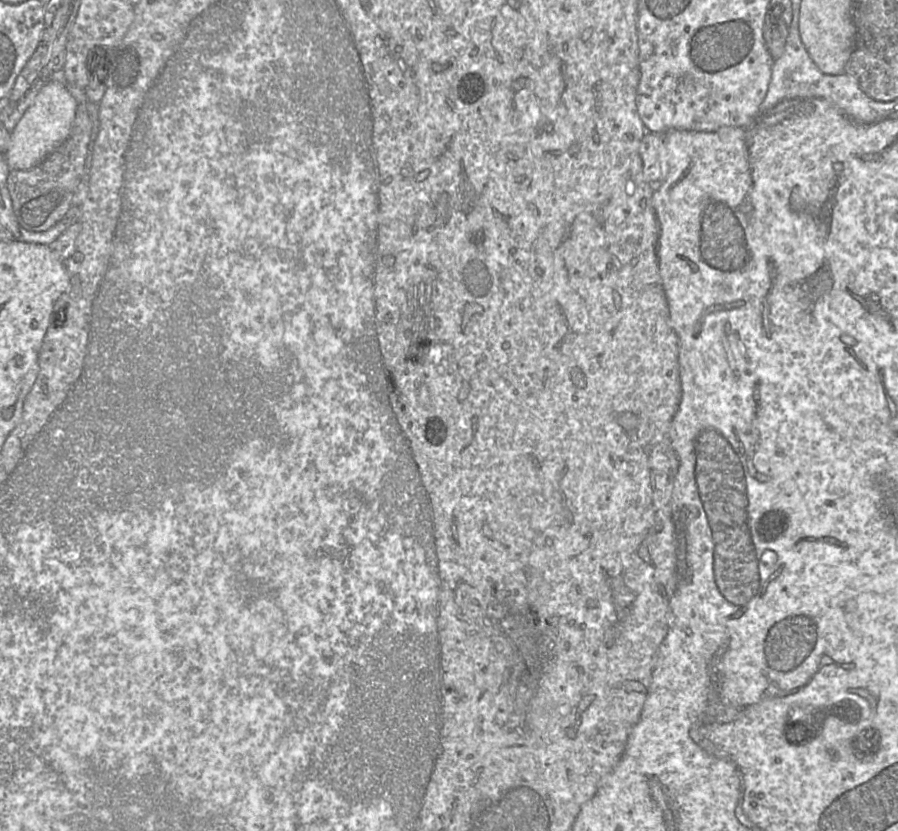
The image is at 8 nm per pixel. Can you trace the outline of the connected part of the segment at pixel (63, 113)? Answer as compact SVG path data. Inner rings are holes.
M48 80L11 133L10 148L4 154L9 168L29 170L59 148L69 137L77 105L75 98L61 82Z

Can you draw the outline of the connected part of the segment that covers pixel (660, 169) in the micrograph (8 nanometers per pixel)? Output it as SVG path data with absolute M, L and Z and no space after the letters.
M647 132L641 141L639 153L643 162L644 180L657 186L664 180L668 167L664 134Z

